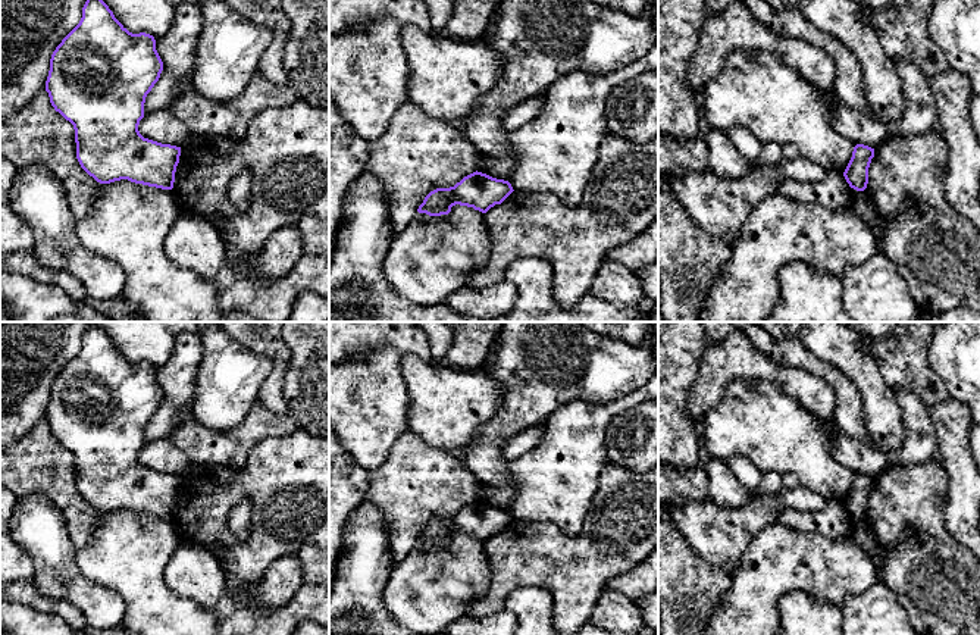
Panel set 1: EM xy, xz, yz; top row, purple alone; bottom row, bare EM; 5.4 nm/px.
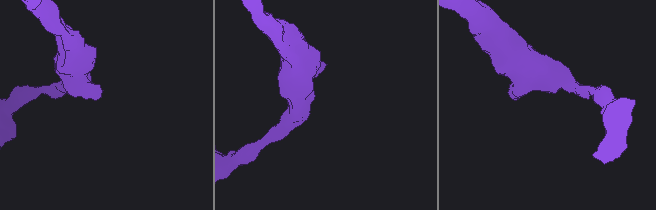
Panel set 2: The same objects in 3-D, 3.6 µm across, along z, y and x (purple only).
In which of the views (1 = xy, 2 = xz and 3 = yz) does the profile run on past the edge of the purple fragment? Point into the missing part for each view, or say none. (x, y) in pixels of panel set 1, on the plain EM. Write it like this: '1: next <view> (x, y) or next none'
1: next none
2: next none
3: next none

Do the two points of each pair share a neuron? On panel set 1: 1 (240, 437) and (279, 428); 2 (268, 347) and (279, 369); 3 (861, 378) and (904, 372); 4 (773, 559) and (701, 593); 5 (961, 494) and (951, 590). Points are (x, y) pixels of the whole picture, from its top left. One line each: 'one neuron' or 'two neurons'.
1: one neuron
2: one neuron
3: two neurons
4: two neurons
5: two neurons

